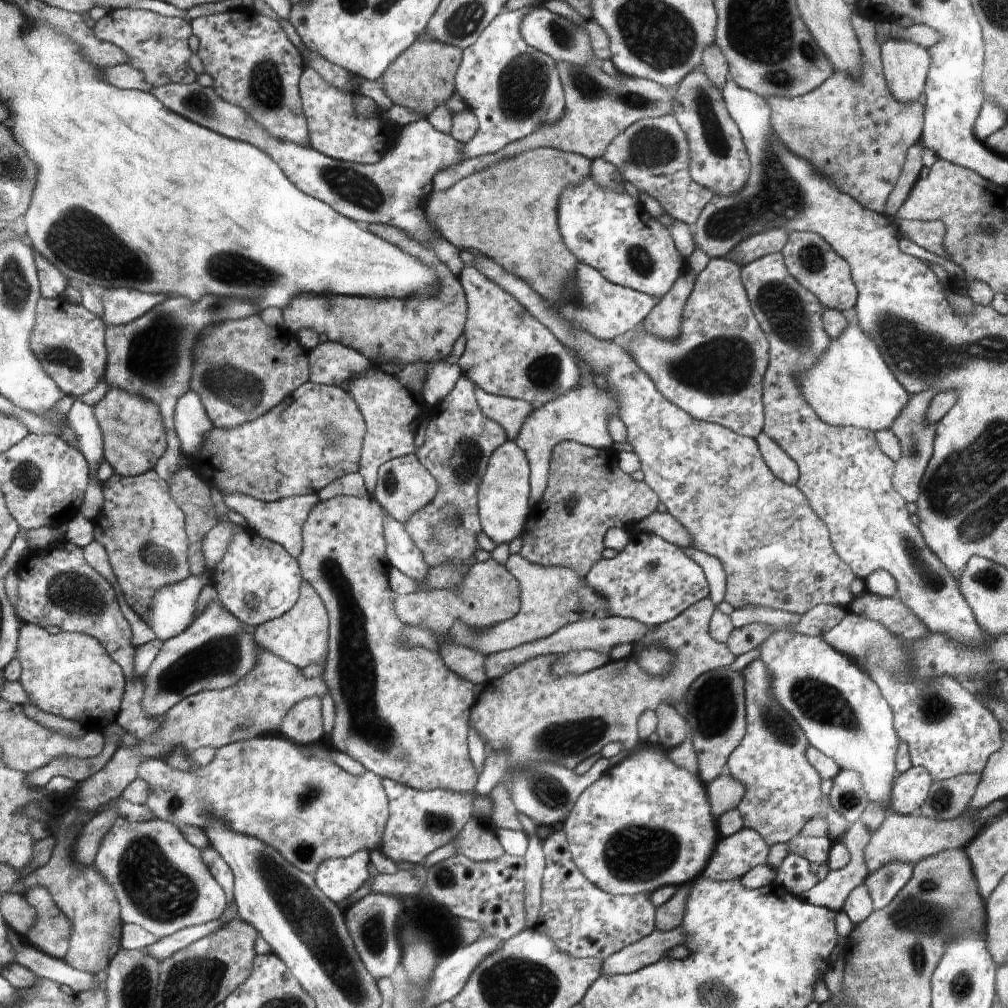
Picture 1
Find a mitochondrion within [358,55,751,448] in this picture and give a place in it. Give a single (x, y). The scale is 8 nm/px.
(649, 147)

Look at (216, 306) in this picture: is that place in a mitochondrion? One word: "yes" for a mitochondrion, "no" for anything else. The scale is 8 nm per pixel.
yes

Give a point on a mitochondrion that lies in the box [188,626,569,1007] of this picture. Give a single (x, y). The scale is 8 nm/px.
(376, 931)

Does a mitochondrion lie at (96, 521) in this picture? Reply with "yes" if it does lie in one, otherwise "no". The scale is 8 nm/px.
no

